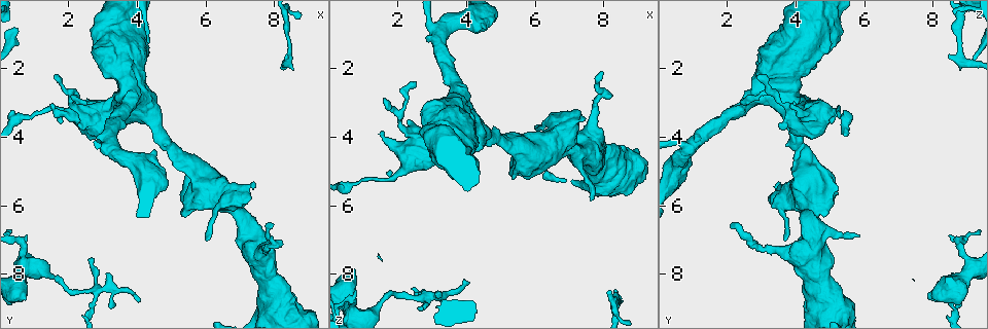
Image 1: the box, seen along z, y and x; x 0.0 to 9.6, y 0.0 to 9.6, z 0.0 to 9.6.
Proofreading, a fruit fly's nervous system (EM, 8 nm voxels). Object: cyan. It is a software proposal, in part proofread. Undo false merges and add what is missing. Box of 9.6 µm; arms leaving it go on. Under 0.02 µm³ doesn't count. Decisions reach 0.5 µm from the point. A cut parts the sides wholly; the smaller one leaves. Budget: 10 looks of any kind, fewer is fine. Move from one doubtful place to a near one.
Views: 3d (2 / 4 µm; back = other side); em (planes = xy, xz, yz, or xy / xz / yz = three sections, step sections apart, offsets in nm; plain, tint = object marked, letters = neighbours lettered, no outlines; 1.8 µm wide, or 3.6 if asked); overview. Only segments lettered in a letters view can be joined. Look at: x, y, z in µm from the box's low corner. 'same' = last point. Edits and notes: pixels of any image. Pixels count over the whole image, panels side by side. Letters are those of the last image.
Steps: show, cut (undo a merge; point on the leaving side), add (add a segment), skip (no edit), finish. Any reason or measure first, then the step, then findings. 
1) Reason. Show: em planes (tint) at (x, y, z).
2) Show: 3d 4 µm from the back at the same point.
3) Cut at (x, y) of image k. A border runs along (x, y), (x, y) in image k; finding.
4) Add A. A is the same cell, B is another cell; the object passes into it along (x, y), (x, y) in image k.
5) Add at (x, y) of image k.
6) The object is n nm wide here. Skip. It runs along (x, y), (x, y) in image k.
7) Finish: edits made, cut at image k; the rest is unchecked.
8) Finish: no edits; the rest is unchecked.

Tapers out. Show: em xy step 8 (letters) at (4.05, 8.80, 8.30).

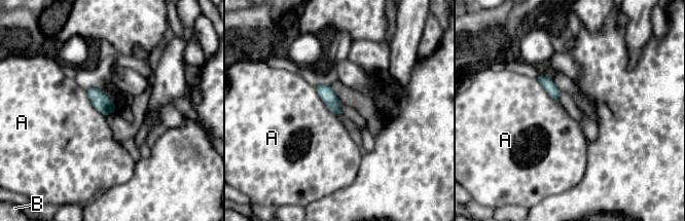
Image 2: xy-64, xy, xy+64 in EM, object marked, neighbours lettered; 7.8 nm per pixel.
The object is 110 nm wide here; the longest contact is with A, 300 nm. Skip. A and B are other cells; no lettered segment goes on from it.

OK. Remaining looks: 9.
Sudden change in width. Show: 3d 4 µm at (7.65, 7.45, 4.10).

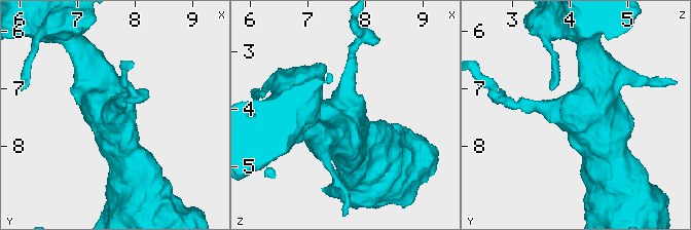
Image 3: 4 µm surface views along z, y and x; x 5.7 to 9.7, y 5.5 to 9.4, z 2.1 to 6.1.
Show: em 3.6 µm planes (letters) at (7.65, 7.45, 4.15).

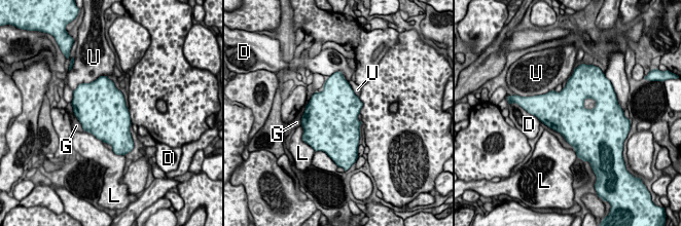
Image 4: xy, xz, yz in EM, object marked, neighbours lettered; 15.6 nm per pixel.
The longest contact is with G, 360 nm. Skip. D, G, L and U are other cells; a border runs along (84, 130), (93, 134), (103, 143) in image 4; continuous, no second cell.

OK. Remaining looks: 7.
Free end. Show: 3d 4 µm at (7.95, 6.65, 2.10).

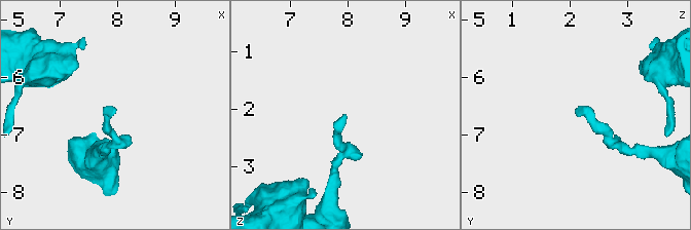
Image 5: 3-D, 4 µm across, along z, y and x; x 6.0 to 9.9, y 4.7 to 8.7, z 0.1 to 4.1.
Need the tissue. Show: em 3.6 µm xy step 4 (letters) at (7.90, 6.60, 2.05).

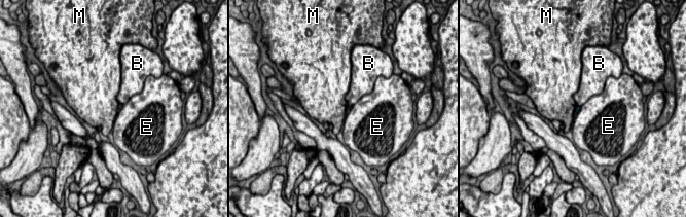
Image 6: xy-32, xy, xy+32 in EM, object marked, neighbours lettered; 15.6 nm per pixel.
Another direction. Show: em 3.6 µm yz step 16 (letters) at the same point.

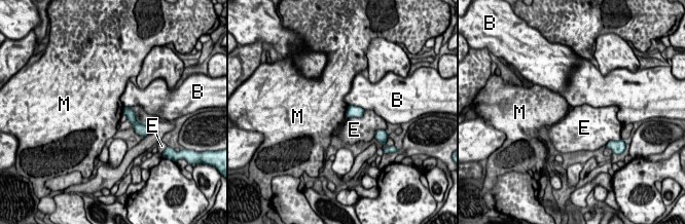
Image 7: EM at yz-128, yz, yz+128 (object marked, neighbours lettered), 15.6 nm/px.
The longest contact is with E, 320 nm. Skip. B, E and M are other cells; none of them fits.

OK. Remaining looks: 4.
An open end. Show: em xy step 4 (letters) at (5.10, 4.75, 3.90).

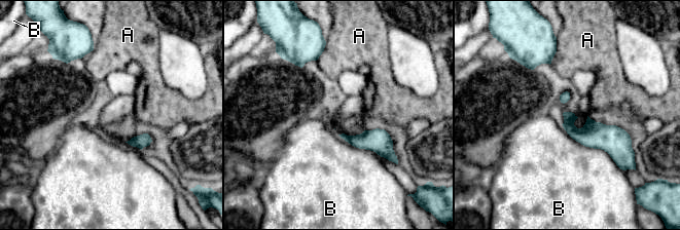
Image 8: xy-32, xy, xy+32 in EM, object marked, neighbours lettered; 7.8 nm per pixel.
Show: em planes (letters) at the same point.

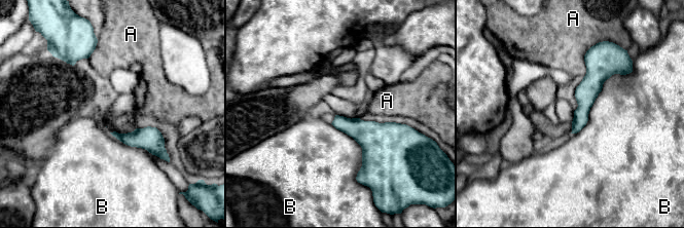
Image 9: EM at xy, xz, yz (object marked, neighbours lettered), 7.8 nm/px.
Skip. A and B are other cells; it runs along (589, 54), (591, 85), (574, 130) in image 9; none of them fits.

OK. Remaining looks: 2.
Finish: no edits; the rest is unchecked.

